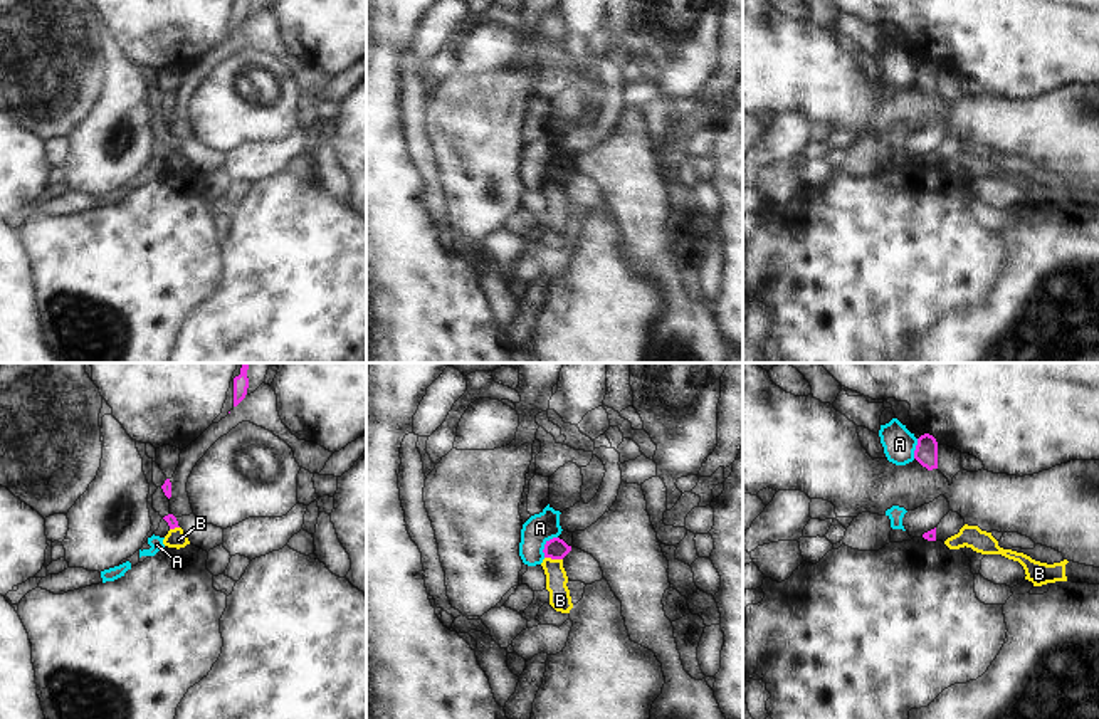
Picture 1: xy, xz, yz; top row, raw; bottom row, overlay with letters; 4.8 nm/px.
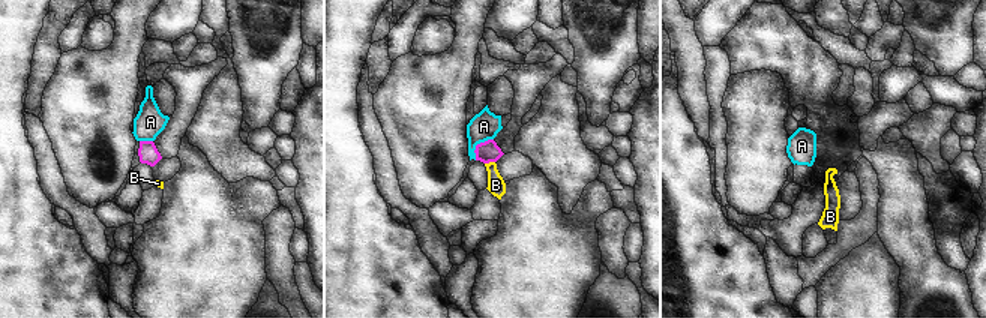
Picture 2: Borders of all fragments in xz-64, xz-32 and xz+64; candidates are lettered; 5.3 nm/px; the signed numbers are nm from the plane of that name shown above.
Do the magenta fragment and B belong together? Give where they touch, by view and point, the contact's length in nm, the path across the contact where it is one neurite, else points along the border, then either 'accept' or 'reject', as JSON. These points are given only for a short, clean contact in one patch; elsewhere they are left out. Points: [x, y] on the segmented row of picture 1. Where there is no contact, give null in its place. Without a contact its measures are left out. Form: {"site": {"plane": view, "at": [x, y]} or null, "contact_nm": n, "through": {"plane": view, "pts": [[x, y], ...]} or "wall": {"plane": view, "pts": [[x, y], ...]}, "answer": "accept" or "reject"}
{"site": {"plane": "xz", "at": [553, 558]}, "contact_nm": 90, "wall": {"plane": "xz", "pts": [[545, 556], [562, 560]]}, "answer": "reject"}

